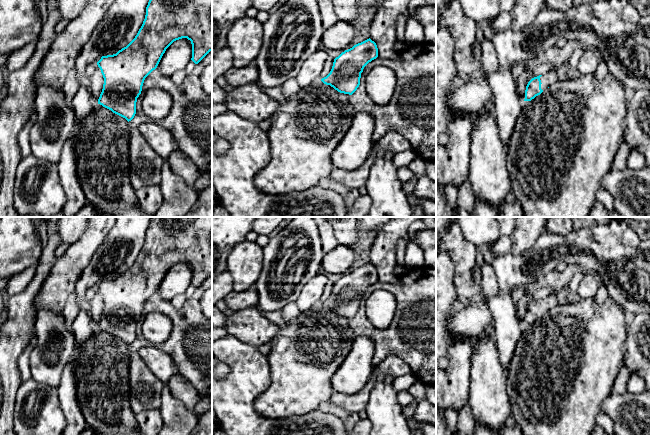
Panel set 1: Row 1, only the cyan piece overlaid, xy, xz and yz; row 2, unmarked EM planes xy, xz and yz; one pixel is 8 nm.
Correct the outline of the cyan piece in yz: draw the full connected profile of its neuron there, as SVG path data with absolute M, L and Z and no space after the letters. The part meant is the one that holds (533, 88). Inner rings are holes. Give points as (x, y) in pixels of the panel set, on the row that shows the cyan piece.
M556 70L532 78L526 86L524 101L531 101L556 81L558 81Z

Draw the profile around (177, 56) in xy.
M187 38L174 41L163 54L157 68L163 76L172 77L177 71L185 70L192 58L192 44Z

